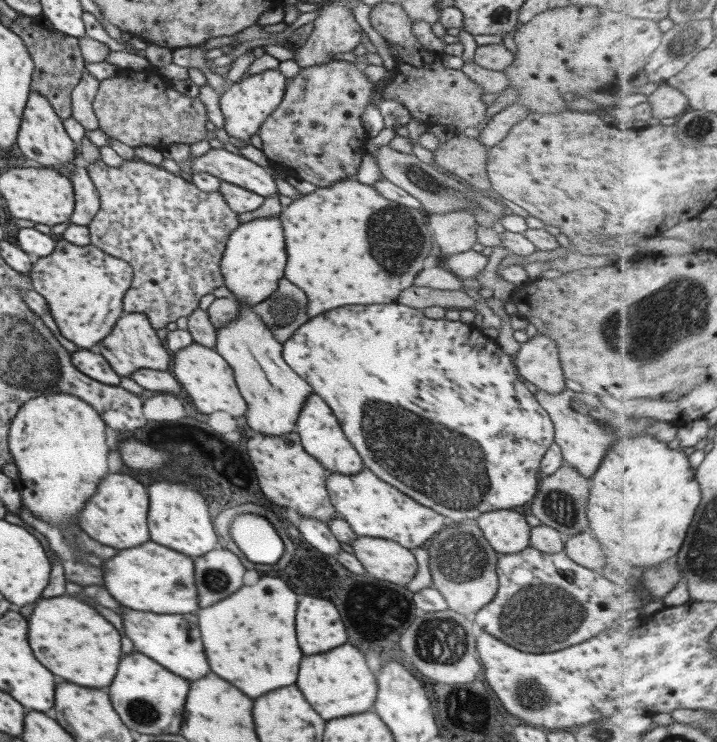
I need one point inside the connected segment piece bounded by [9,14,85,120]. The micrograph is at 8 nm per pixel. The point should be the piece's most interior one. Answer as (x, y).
(58, 64)

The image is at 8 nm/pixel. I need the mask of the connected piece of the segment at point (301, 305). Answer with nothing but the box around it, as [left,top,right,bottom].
[252,278,309,344]

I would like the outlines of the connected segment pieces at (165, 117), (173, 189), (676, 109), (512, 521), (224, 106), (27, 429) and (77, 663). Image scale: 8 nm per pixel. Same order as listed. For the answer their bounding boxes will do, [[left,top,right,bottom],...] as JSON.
[[92,70,209,147],[86,158,239,330],[645,84,691,118],[476,511,530,554],[218,69,287,142],[7,392,109,528],[27,596,121,688]]

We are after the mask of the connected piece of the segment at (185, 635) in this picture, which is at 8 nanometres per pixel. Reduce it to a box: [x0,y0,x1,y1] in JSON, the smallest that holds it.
[120,605,209,682]

